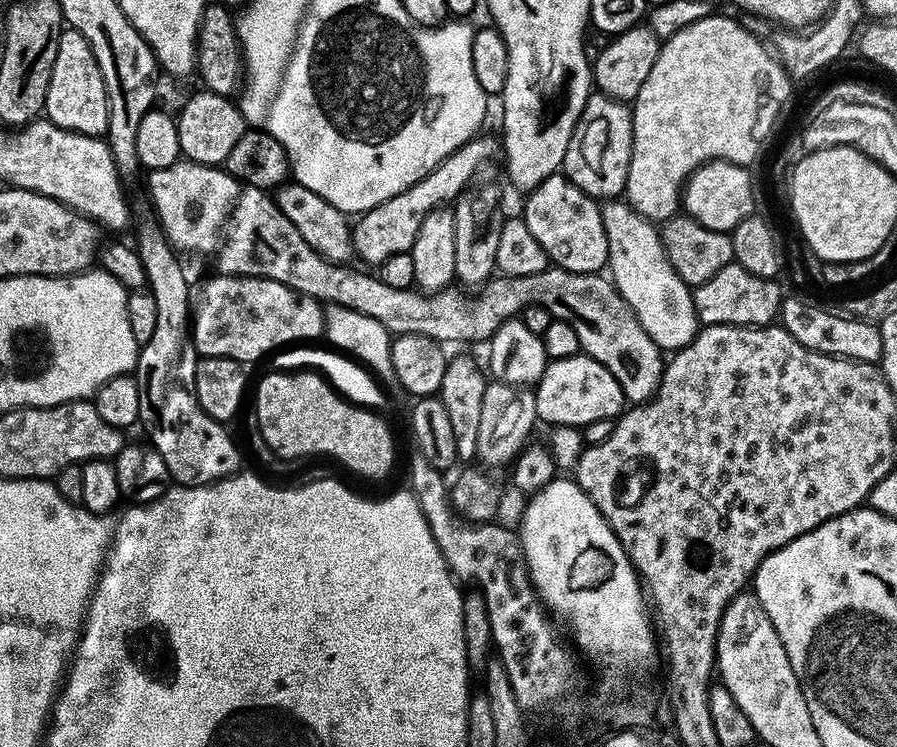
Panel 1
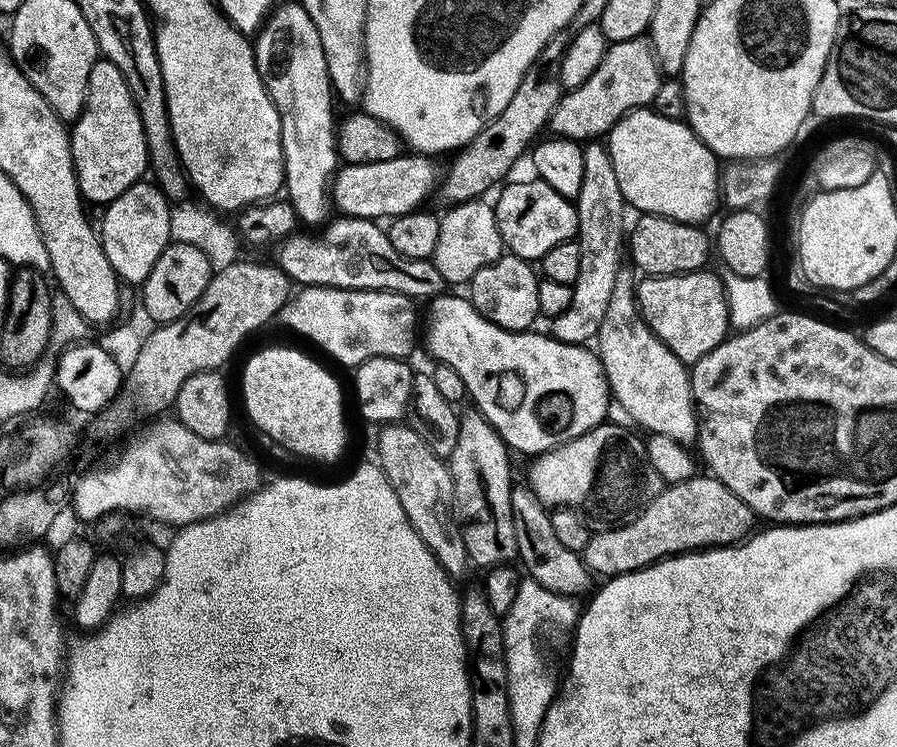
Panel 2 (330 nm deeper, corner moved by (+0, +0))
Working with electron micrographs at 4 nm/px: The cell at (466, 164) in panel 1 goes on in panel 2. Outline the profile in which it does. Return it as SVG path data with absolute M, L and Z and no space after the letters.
M651 39L618 42L609 47L608 53L602 58L602 66L590 74L585 84L562 96L551 118L551 131L556 131L553 133L557 137L573 142L607 137L618 121L627 118L631 112L651 109L664 83L666 77L656 61Z

